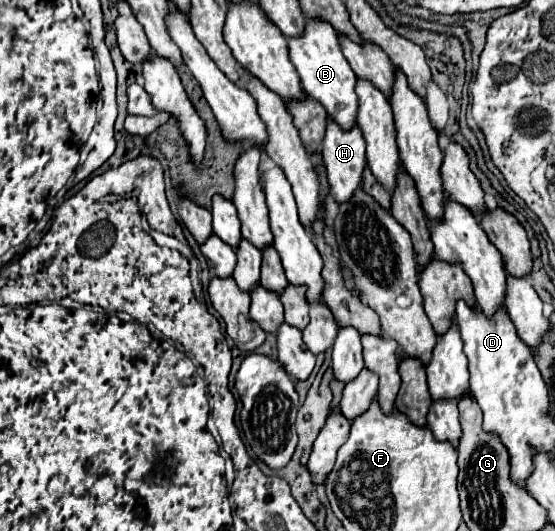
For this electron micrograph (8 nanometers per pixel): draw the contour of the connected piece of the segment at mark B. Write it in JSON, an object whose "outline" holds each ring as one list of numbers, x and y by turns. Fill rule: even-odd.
{"outline":[[320,19,306,21,304,35,288,39,288,49,290,49,290,61,300,73,308,97,322,103,330,119,334,119,342,129,346,131,352,129,356,125,358,115,358,95,354,91,356,75,350,69,346,57,342,55,342,49,338,47,338,33,334,31,334,27,330,27,330,23,324,23]]}

